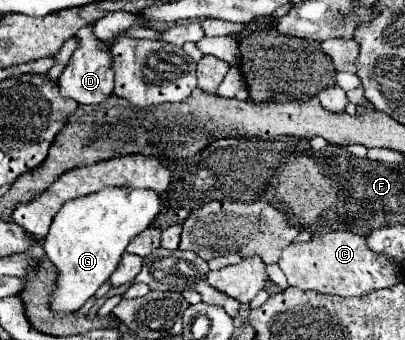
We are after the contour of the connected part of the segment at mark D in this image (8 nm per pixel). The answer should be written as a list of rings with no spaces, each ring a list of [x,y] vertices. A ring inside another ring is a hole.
[[[93,23],[87,27],[81,27],[77,37],[77,49],[73,51],[67,67],[63,69],[59,77],[59,87],[61,95],[75,99],[77,103],[83,105],[93,105],[93,103],[103,103],[111,93],[113,93],[113,71],[111,71],[111,49],[101,41],[95,31]]]

